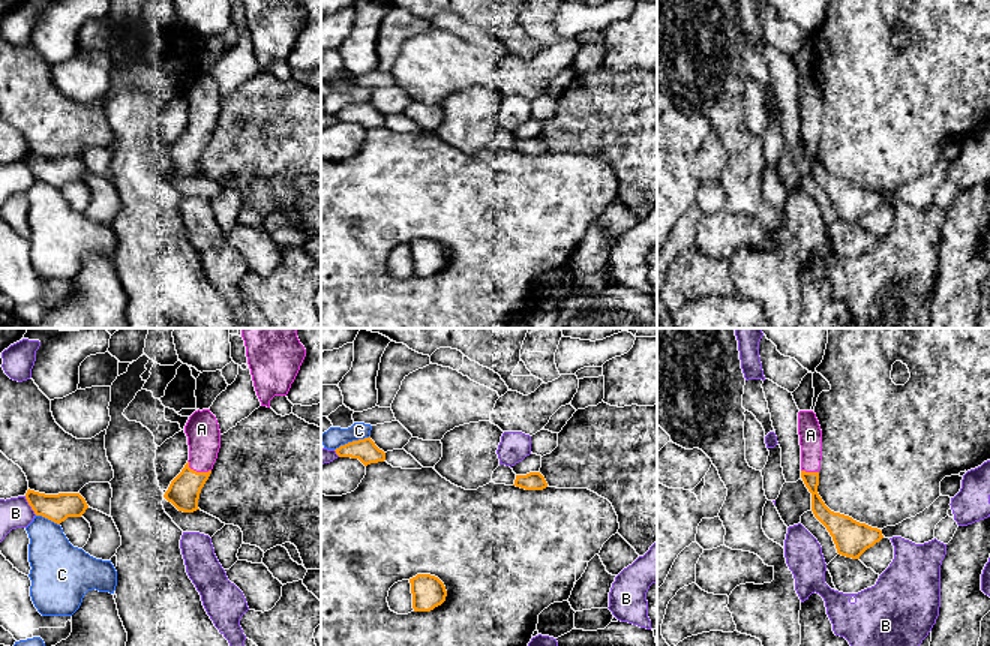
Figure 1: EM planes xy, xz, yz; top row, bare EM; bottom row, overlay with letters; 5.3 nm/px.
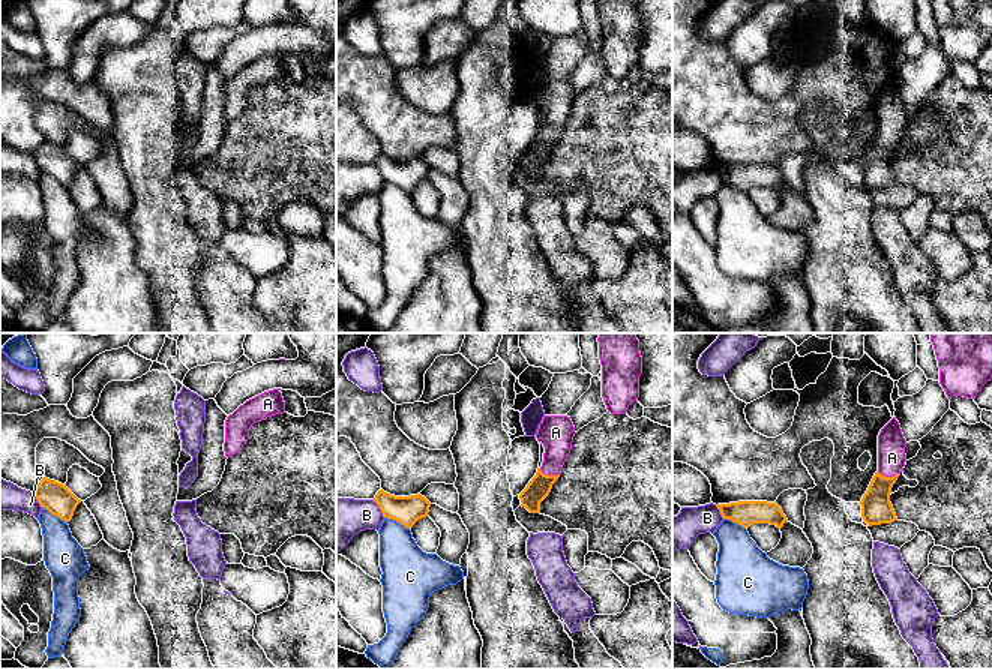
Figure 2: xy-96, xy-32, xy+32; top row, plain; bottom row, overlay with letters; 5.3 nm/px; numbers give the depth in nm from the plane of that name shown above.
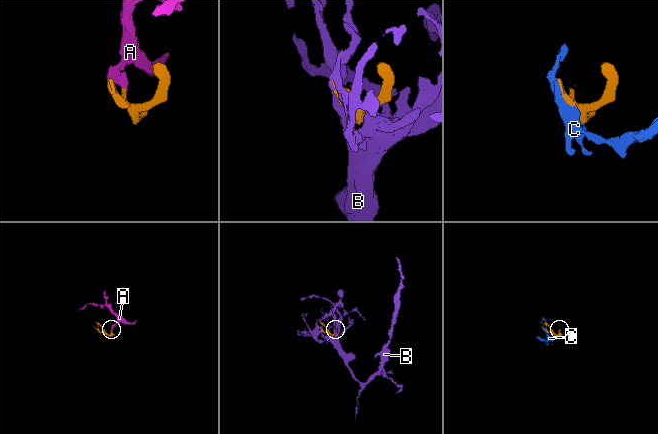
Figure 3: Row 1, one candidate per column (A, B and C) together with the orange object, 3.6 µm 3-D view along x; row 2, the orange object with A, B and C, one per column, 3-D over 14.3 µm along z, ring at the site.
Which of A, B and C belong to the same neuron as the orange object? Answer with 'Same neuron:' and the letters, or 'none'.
Same neuron: A

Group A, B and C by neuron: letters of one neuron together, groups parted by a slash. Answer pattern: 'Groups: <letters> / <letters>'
Groups: A / B / C

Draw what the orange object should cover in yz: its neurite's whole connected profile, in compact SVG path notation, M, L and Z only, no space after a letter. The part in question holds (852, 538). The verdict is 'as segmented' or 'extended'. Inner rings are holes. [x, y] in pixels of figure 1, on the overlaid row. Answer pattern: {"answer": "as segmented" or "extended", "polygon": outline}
{"answer": "extended", "polygon": "M813 411L798 412L798 435L801 445L801 478L812 493L812 511L832 537L837 553L860 559L867 549L884 538L882 531L831 511L819 496L822 430Z"}

